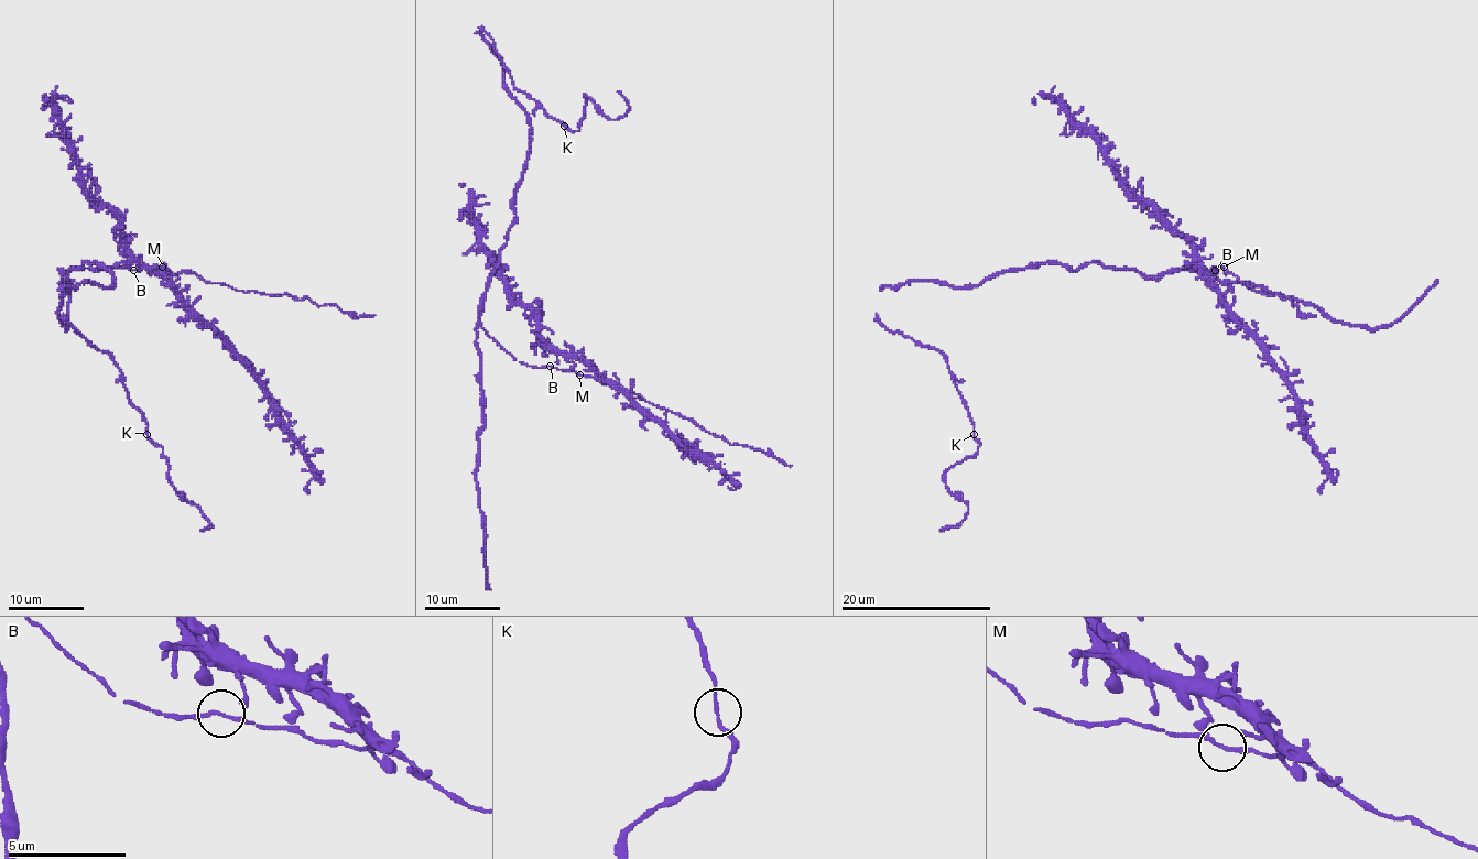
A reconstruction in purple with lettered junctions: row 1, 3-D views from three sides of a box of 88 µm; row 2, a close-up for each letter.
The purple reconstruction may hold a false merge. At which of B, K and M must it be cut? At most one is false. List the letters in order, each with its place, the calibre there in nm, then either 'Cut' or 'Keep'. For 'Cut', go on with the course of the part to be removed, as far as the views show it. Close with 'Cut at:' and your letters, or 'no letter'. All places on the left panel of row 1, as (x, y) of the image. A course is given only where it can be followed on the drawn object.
B: Place: (133, 270). Thickness 140 nm. Keep
K: Place: (147, 434). Thickness 140 nm. Keep
M: Place: (162, 267). Thickness 180 nm. Keep
Cut at: no letter

